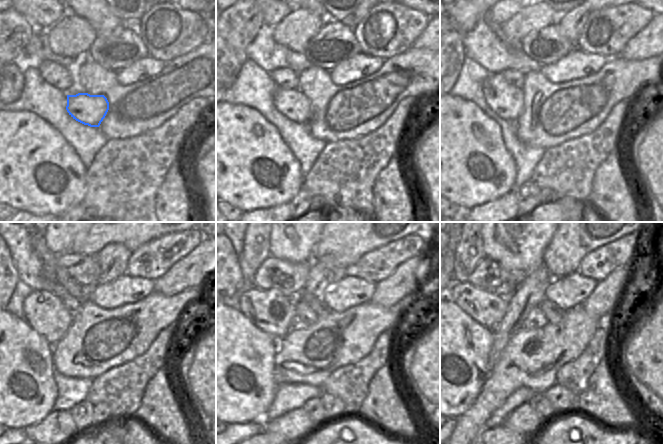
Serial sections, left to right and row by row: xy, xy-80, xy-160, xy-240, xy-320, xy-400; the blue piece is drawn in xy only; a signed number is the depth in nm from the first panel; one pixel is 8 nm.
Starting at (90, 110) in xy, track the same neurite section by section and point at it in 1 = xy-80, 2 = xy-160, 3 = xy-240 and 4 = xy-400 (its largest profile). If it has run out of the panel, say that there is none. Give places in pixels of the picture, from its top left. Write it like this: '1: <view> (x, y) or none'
1: xy-80 (291, 103)
2: xy-160 (505, 100)
3: xy-240 (43, 310)
4: xy-400 (486, 308)

